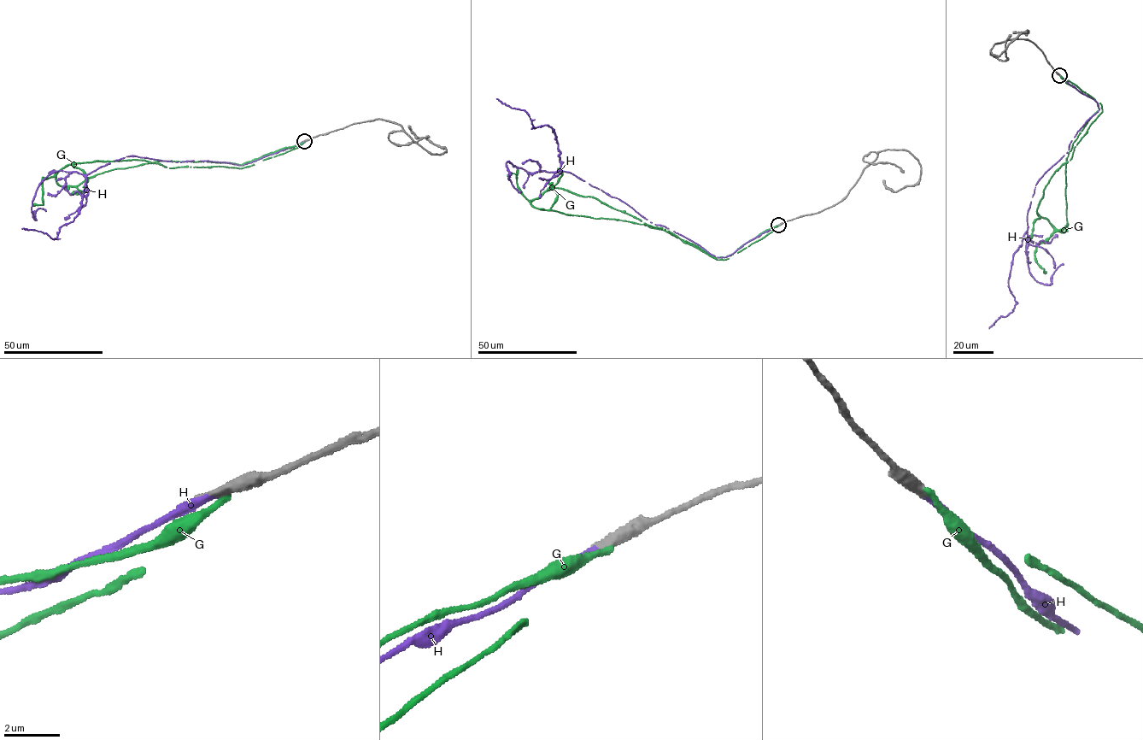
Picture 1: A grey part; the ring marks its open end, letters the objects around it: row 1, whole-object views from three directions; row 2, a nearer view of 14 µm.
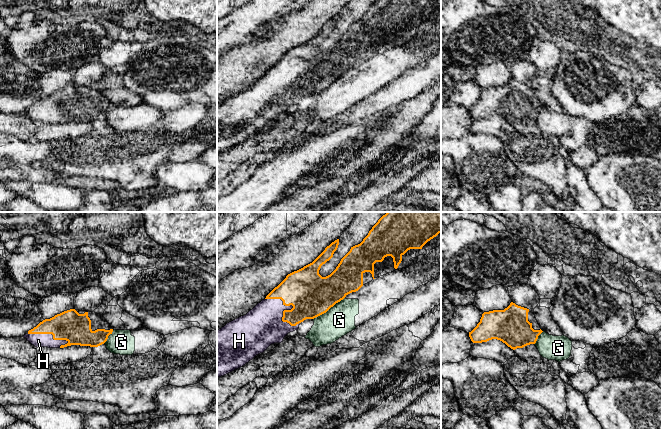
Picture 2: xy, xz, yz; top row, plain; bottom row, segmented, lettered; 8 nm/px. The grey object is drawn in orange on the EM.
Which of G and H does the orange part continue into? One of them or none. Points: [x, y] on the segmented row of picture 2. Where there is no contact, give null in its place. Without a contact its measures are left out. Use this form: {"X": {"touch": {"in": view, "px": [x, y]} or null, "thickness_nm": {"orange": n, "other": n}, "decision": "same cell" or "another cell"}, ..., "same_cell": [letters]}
{"G": {"touch": {"in": "xz", "px": [328, 309]}, "thickness_nm": {"orange": 360, "other": 240}, "decision": "another cell"}, "H": {"touch": {"in": "xz", "px": [288, 310]}, "thickness_nm": {"orange": 360, "other": 320}, "decision": "same cell"}, "same_cell": ["H"]}

